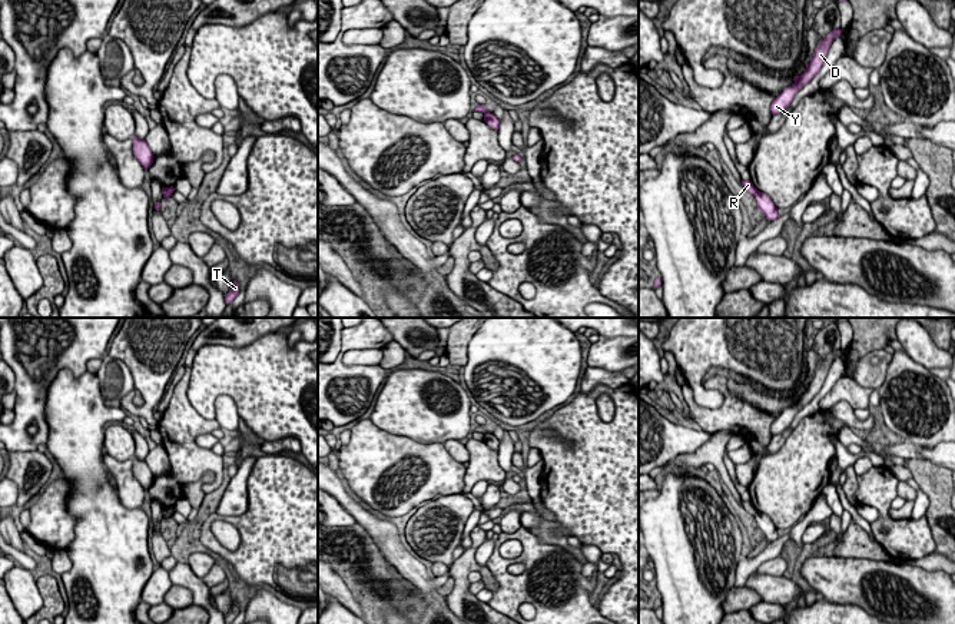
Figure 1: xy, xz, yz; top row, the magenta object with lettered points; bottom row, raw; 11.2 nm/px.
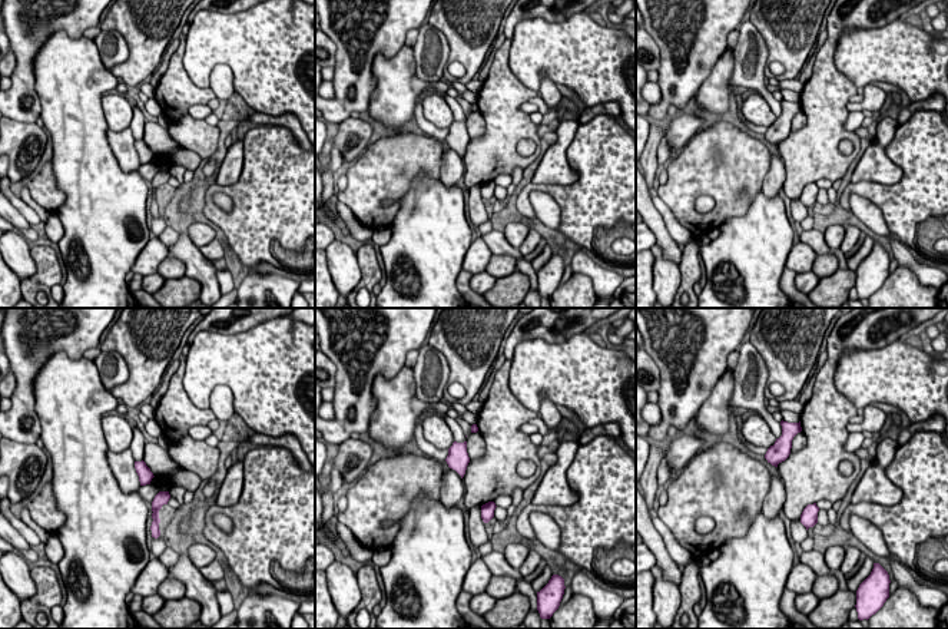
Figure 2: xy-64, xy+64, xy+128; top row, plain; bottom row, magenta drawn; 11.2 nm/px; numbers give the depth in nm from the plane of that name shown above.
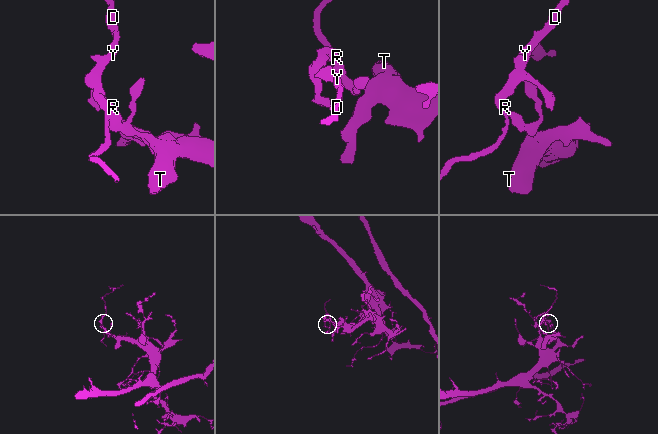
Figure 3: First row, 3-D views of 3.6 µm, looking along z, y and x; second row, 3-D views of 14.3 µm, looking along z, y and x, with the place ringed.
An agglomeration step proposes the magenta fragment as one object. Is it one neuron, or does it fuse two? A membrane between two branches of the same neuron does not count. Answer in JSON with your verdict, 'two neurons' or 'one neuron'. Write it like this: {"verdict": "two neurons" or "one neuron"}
{"verdict": "two neurons"}

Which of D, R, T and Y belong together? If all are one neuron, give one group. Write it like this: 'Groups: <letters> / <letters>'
Groups: D R Y / T

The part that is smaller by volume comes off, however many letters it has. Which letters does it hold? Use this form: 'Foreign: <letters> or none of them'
Foreign: D, R, Y

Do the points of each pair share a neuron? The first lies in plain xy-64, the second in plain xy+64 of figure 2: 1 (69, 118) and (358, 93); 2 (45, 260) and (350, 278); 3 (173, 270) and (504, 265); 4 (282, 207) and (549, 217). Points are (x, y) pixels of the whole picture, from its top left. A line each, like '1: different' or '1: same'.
1: different
2: different
3: same
4: different

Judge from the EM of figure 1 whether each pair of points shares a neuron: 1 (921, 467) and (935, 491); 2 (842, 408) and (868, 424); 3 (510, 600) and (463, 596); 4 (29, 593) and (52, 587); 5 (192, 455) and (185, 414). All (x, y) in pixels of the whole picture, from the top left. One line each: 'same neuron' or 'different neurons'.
1: same neuron
2: same neuron
3: different neurons
4: different neurons
5: same neuron

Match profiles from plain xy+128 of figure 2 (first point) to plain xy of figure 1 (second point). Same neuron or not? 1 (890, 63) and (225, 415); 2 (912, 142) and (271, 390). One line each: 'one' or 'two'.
1: two
2: one

